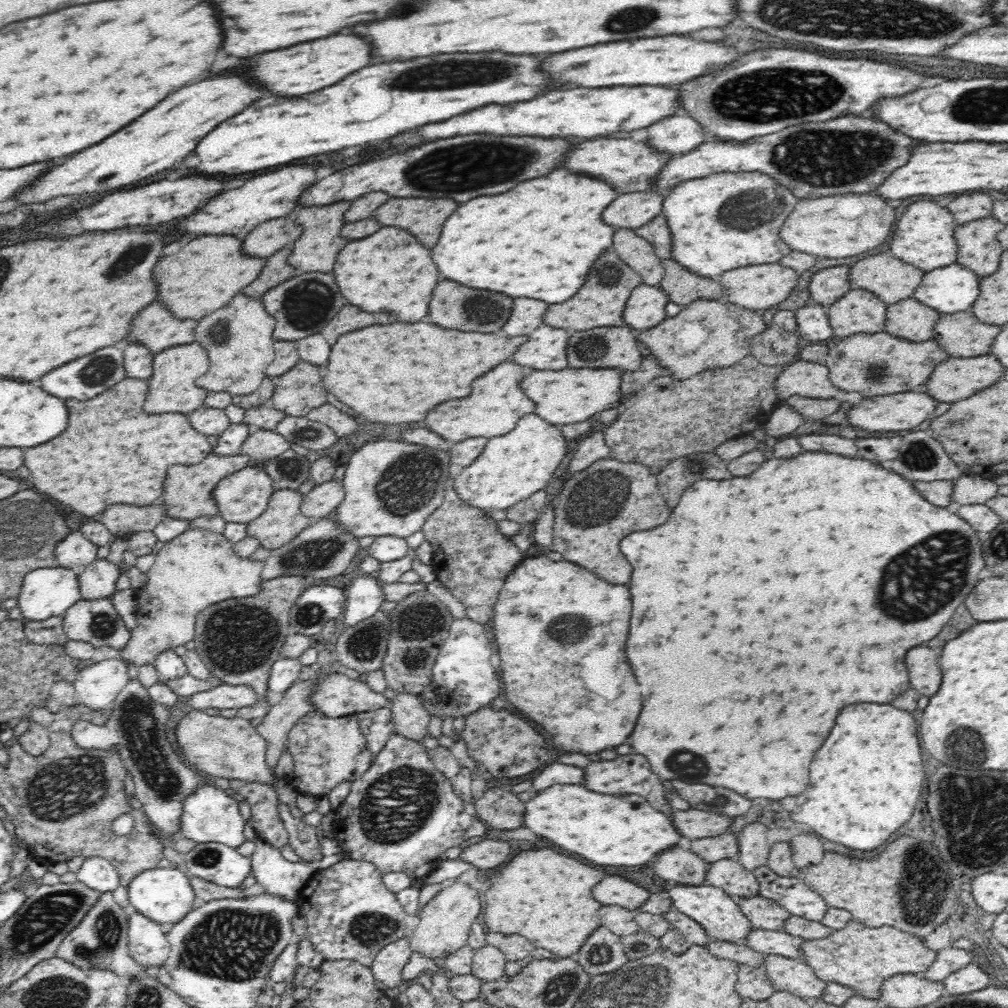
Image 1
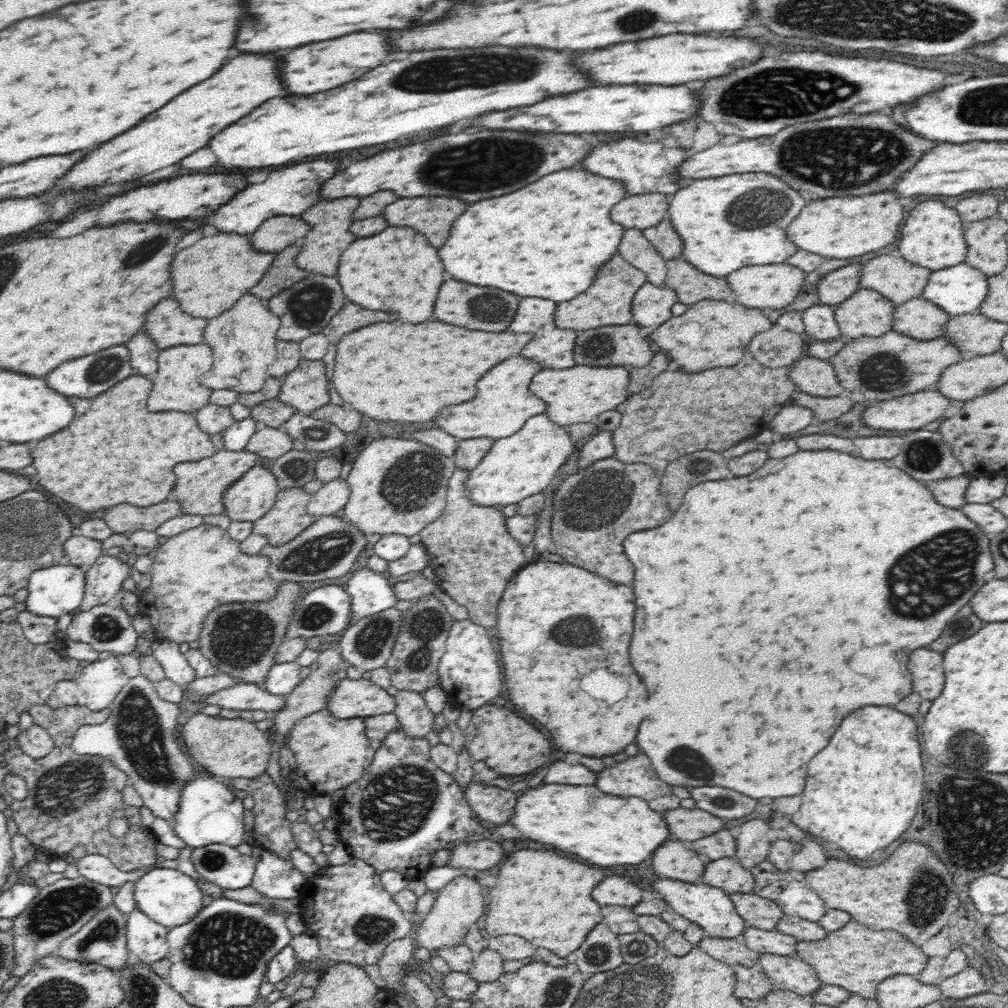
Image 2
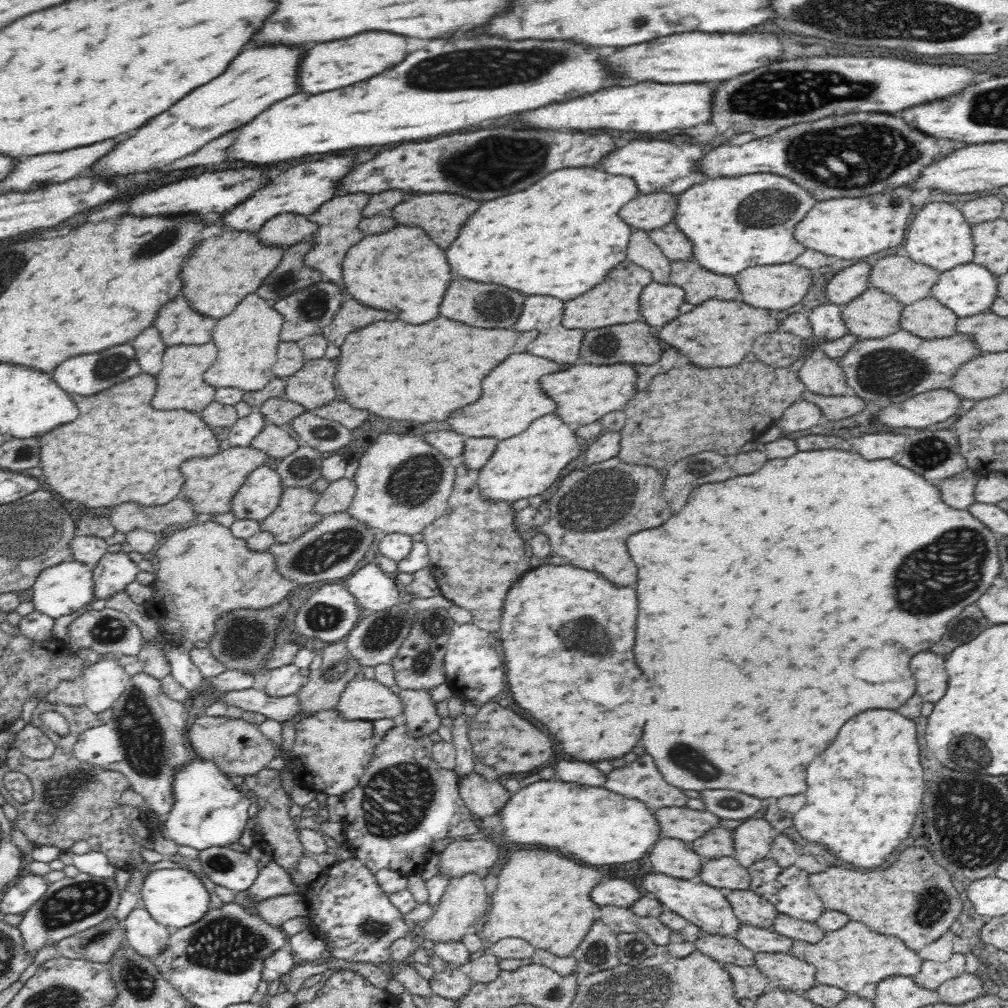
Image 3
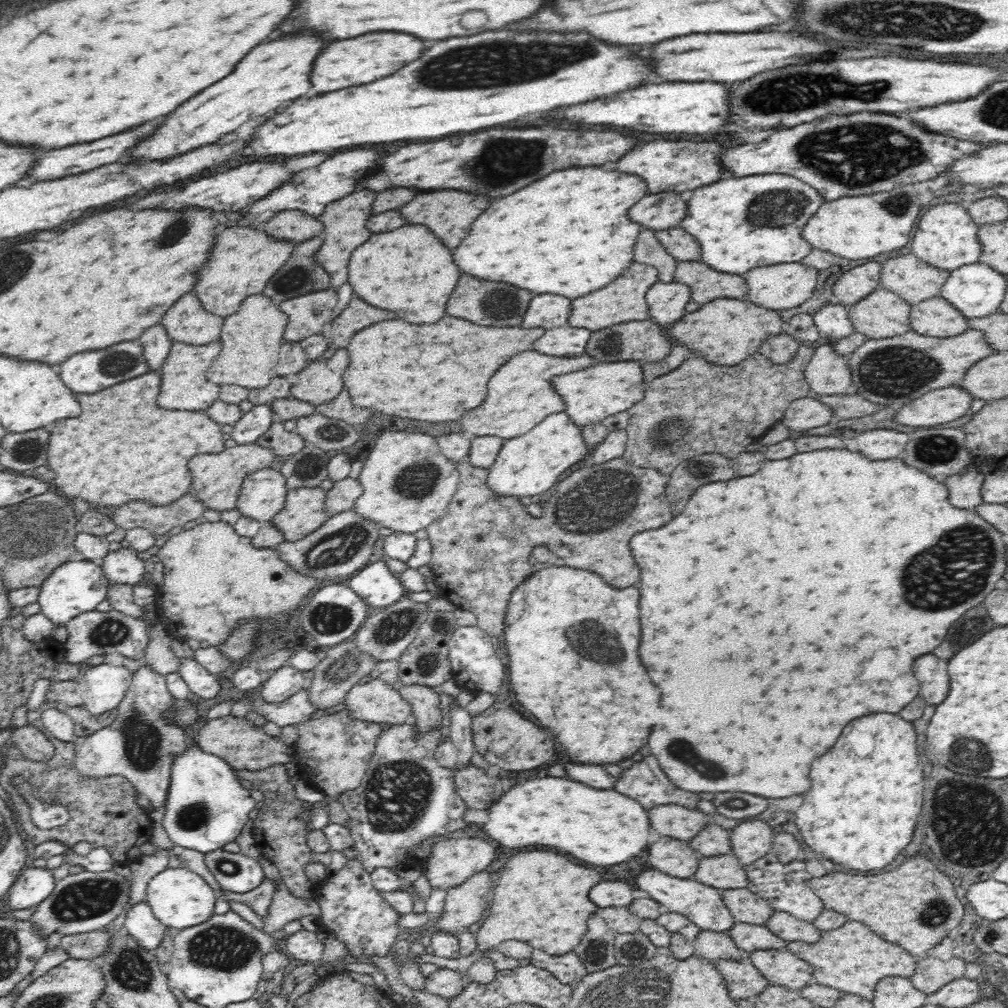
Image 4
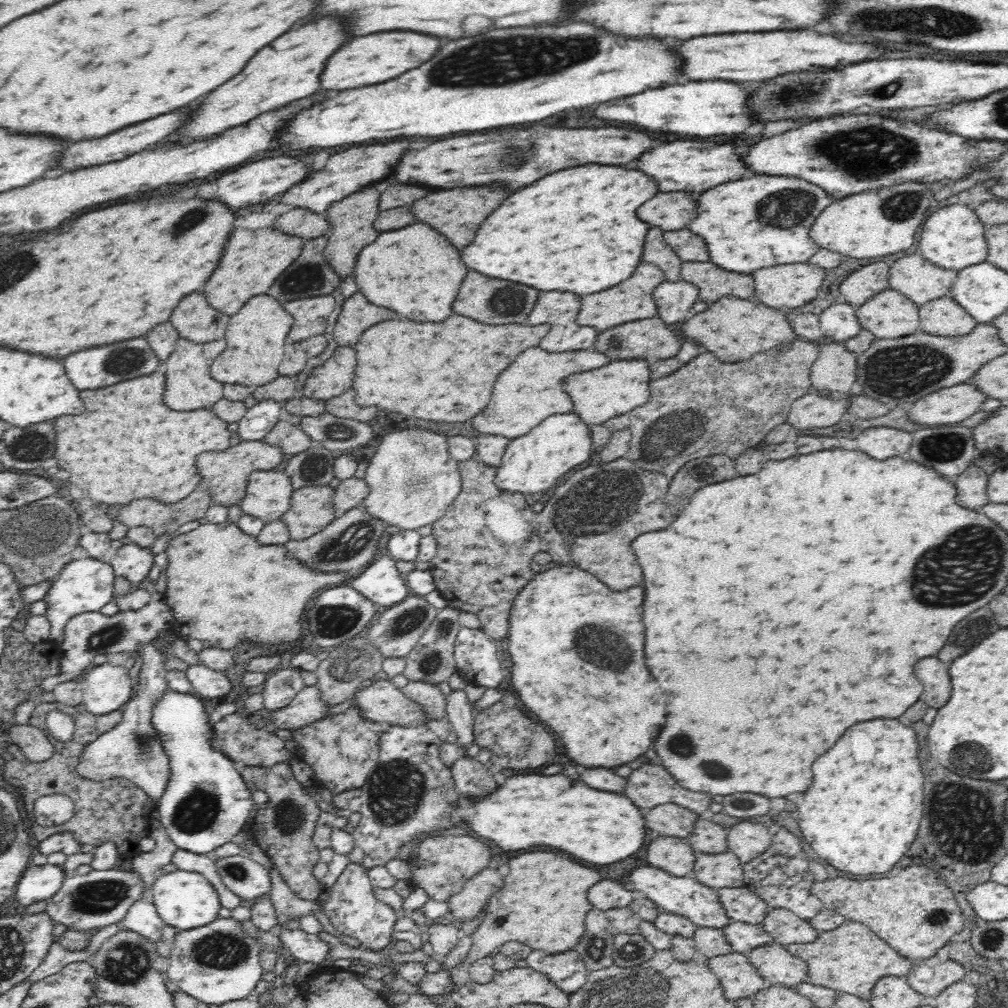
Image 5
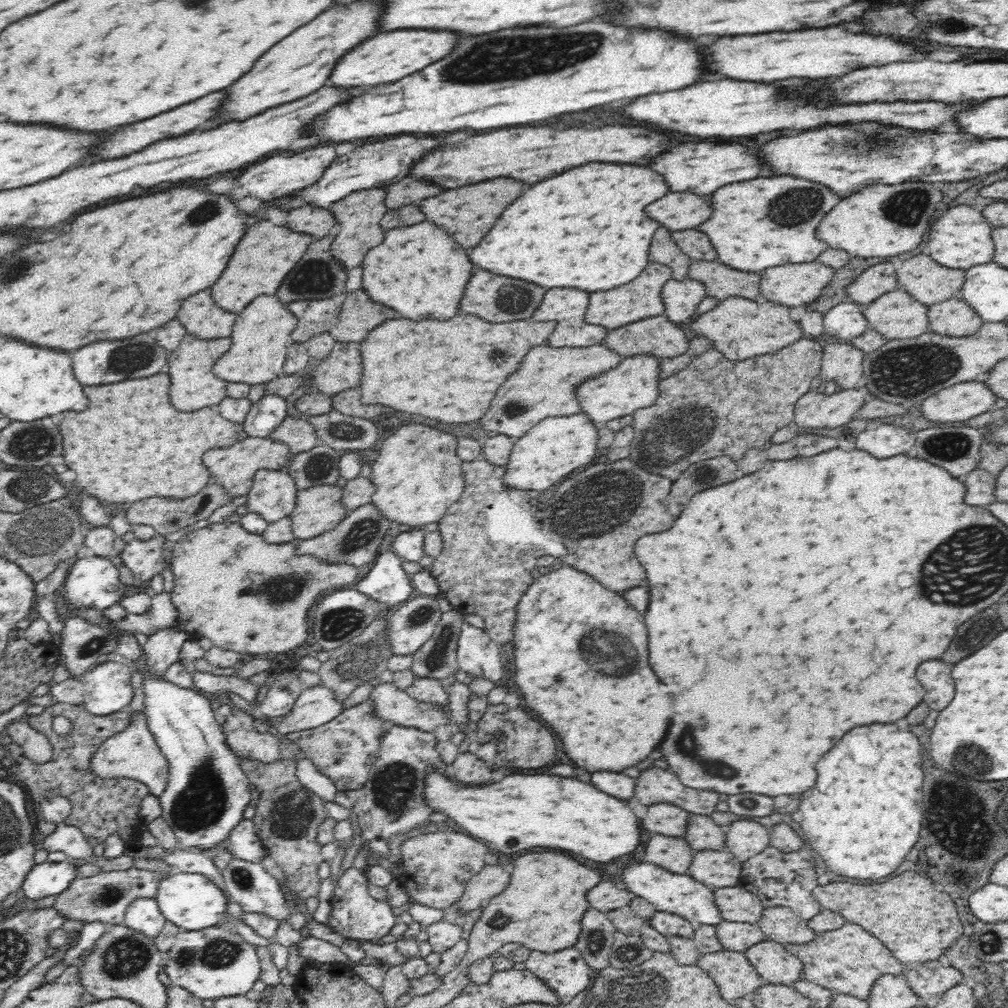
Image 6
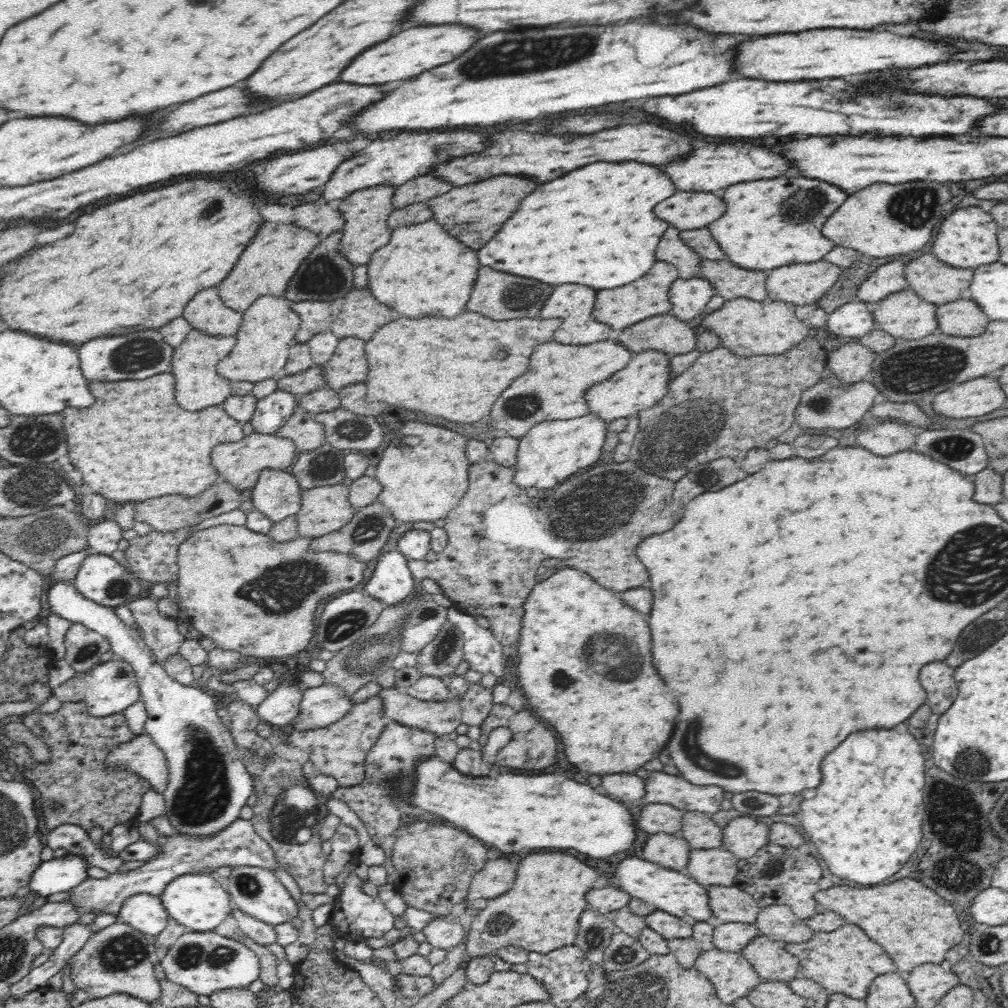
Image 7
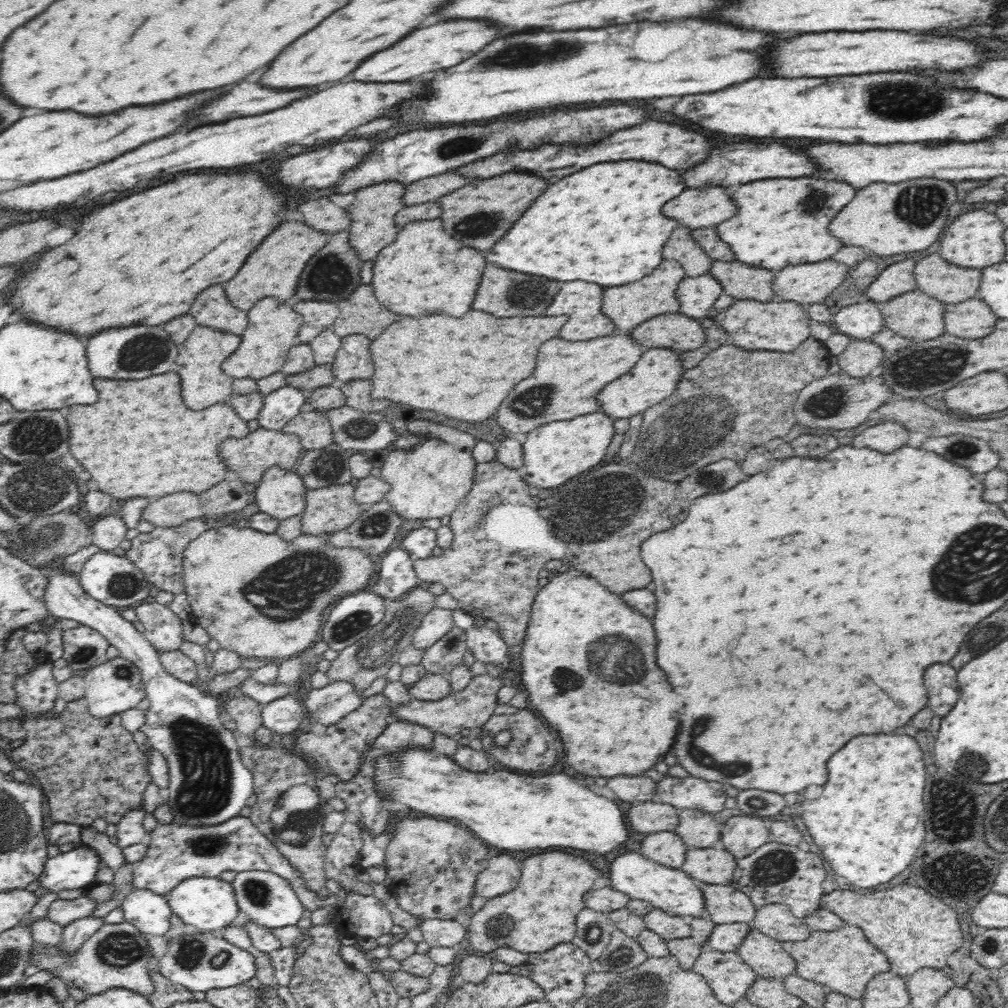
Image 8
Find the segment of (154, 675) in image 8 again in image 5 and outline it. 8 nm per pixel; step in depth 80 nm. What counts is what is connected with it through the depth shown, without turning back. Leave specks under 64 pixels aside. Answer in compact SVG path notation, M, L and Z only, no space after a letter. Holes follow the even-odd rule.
M167 688L167 692L155 703L150 721L152 721L152 727L160 735L162 747L169 759L171 773L164 794L156 802L159 811L158 819L177 848L196 854L212 855L218 846L234 839L234 836L242 830L242 826L246 824L250 810L255 807L252 793L246 785L247 782L236 770L232 759L228 759L228 756L213 746L215 732L209 722L205 703L197 696Z

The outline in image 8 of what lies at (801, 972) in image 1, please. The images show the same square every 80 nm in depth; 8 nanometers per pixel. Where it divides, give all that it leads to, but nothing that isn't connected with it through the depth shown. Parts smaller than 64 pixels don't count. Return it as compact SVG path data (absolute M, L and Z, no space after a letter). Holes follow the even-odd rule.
M751 928L737 953L758 977L781 979L796 974L796 961L781 944L782 941Z

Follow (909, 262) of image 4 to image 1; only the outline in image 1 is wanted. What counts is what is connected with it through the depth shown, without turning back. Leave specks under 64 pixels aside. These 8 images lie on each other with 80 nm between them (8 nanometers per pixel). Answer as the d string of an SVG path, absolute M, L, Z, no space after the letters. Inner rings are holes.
M887 252L862 258L850 267L853 288L873 292L886 305L912 298L925 273Z

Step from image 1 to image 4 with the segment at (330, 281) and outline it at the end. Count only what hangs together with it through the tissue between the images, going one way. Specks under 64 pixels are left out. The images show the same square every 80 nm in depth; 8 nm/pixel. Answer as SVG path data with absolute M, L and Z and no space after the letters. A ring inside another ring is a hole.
M326 289L279 304L279 309L289 318L283 334L285 340L303 344L309 336L321 334L324 326L332 321L337 302L336 292Z

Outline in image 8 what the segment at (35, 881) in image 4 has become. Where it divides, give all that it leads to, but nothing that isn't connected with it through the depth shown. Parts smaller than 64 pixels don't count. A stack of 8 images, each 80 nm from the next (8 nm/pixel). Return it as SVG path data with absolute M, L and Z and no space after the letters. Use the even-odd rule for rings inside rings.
M80 846L48 858L39 876L41 886L50 892L85 889L96 883L102 860L95 848Z

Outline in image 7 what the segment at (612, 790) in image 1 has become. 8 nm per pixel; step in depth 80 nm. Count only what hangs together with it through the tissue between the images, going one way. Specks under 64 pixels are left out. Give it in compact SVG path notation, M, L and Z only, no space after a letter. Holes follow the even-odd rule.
M654 772L646 780L646 802L674 804L683 811L716 812L724 800L720 786L696 786L683 776Z

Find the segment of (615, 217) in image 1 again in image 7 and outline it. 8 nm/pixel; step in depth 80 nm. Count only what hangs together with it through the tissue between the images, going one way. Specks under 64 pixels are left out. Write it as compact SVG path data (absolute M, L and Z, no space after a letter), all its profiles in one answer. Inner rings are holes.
M678 192L660 202L654 214L678 230L701 229L724 214L724 202L714 192Z

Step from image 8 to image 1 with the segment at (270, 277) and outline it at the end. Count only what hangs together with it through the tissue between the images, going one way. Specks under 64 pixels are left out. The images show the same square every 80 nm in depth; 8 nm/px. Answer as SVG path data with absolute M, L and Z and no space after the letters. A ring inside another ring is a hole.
M228 234L202 236L180 248L176 254L164 256L156 266L158 298L174 312L176 318L200 320L228 304L242 288L258 280L267 258L252 258L242 252L243 242Z

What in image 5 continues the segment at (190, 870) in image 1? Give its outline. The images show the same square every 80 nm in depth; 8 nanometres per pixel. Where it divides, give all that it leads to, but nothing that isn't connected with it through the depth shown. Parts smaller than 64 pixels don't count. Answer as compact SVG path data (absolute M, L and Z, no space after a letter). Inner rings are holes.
M245 854L215 860L226 888L242 900L242 905L252 910L262 897L270 897L272 881L269 870Z

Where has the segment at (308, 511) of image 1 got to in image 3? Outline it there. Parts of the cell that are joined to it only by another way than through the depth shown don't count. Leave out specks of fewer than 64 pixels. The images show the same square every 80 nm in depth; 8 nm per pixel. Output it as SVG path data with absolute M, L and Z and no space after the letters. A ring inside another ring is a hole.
M346 477L331 482L326 490L319 494L314 510L320 515L347 511L352 504L356 489L357 484L353 479Z

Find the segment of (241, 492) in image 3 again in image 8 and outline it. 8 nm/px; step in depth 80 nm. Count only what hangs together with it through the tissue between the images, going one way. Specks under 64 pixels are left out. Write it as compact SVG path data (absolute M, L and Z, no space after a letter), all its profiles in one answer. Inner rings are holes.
M270 467L257 485L255 503L262 512L283 521L304 512L306 492L308 489L298 473Z

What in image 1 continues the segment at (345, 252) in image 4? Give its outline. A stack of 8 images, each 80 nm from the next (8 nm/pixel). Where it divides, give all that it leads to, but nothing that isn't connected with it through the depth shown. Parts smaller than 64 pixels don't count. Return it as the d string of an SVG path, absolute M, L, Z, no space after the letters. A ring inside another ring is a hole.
M344 200L344 202L336 202L328 206L308 206L298 212L296 222L304 226L304 232L295 243L291 244L293 252L288 257L288 262L300 273L332 272L338 252L348 244L348 240L340 234L344 226L344 212L348 208L350 208L350 202Z

